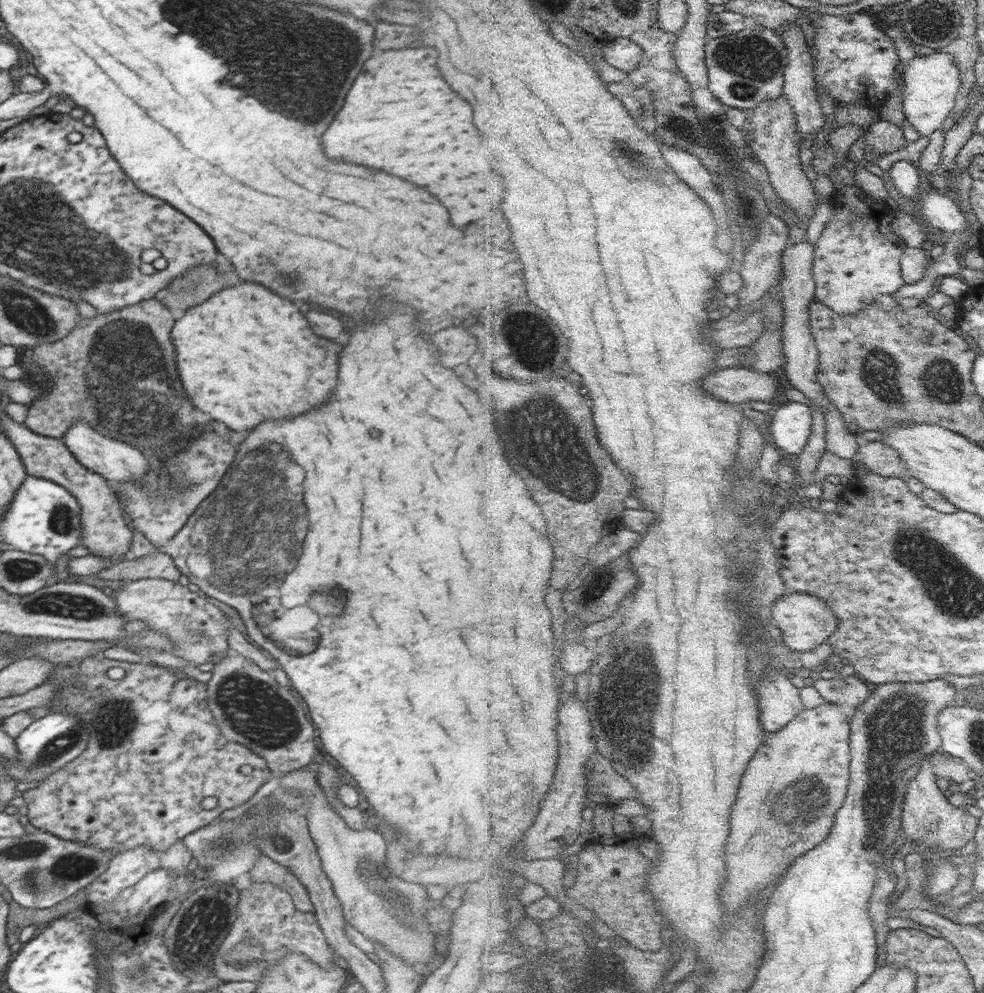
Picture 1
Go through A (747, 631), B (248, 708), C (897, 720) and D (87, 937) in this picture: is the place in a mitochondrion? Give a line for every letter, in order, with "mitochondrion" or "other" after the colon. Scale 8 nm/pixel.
A: other
B: mitochondrion
C: mitochondrion
D: other

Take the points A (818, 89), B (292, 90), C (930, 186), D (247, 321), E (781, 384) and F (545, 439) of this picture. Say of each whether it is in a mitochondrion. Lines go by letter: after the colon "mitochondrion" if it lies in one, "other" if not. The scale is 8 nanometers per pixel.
A: other
B: mitochondrion
C: other
D: other
E: other
F: mitochondrion

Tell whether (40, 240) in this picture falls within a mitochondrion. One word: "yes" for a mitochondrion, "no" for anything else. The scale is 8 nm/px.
yes

